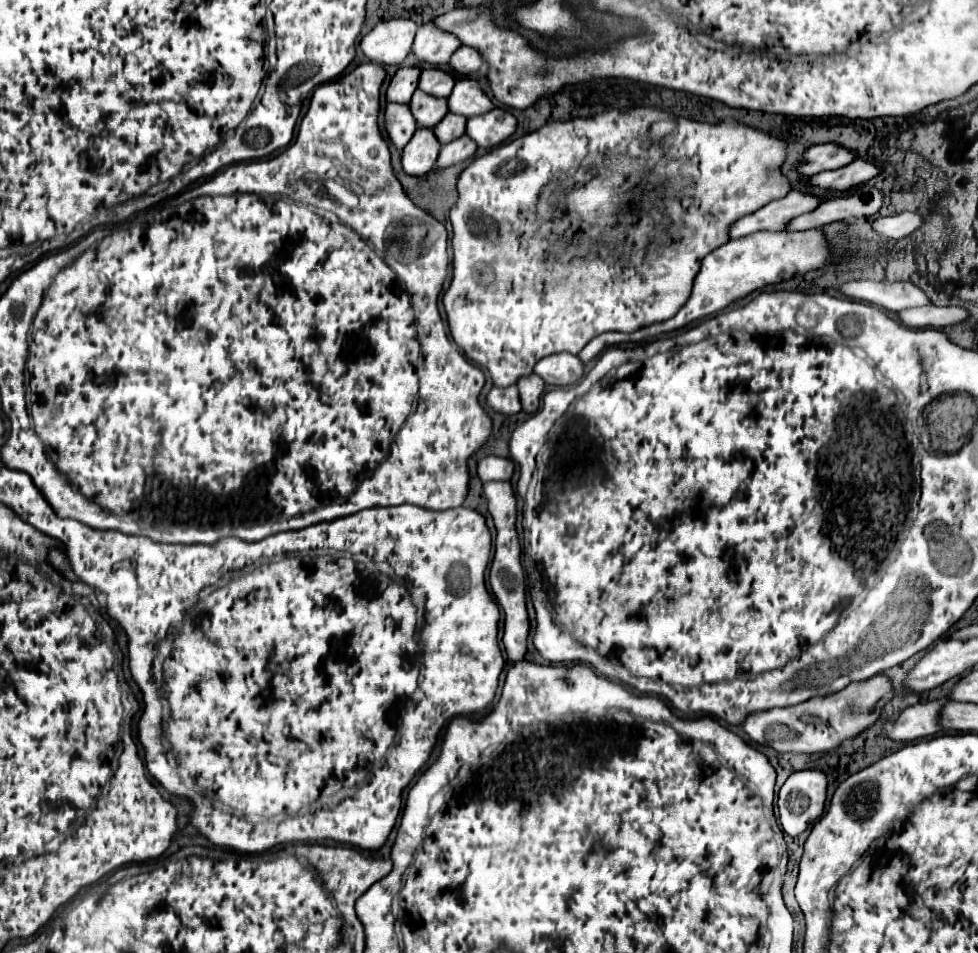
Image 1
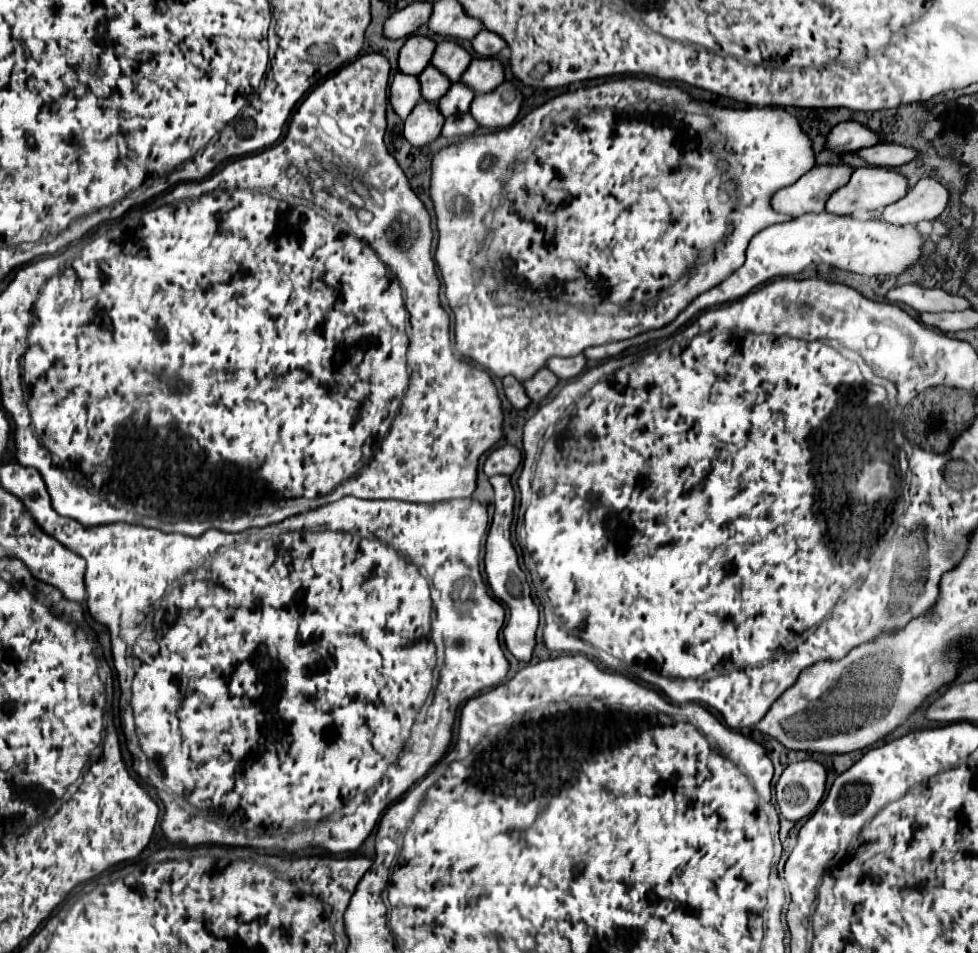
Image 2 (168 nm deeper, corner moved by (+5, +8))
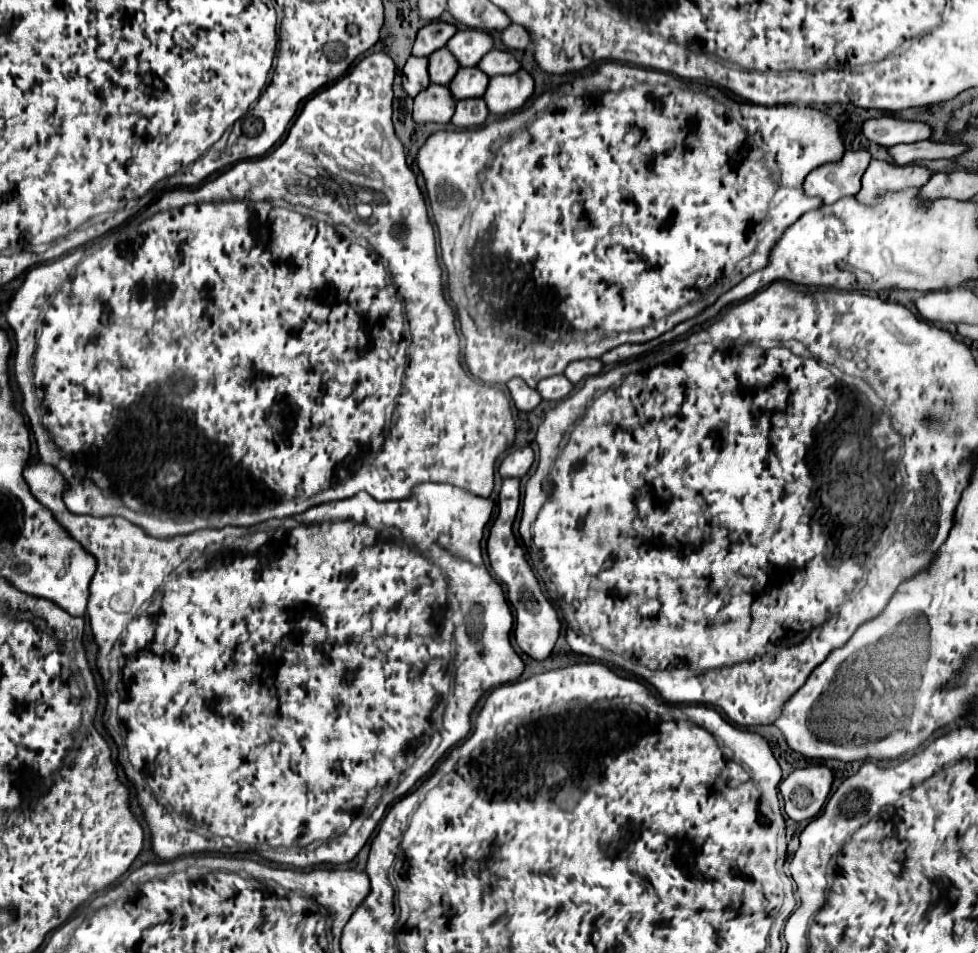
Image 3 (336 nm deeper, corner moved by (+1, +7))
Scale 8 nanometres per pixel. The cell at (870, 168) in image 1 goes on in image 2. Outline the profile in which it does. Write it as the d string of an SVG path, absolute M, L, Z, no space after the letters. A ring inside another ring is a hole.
M877 143L875 147L867 147L867 149L859 149L857 155L867 163L867 165L877 165L877 167L899 167L907 161L911 161L917 151L903 147L903 145L895 145L895 143Z

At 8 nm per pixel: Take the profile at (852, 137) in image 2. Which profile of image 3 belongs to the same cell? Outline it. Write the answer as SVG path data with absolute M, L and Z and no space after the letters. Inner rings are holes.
M881 116L867 120L863 124L863 134L881 146L895 146L895 144L909 144L927 140L931 136L931 126L925 122L911 122L911 120L899 120L891 116Z

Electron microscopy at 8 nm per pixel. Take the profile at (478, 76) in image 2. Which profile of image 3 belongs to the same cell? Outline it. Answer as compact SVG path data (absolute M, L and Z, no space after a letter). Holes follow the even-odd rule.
M493 48L483 56L479 62L479 68L491 78L491 76L501 76L501 74L513 74L521 68L521 62L509 52L509 50L497 50Z

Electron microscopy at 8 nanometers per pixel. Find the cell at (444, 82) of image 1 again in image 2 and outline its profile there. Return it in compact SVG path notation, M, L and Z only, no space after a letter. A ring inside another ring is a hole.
M445 41L445 43L437 45L437 49L431 57L431 65L435 69L439 69L443 75L447 75L447 79L451 83L459 81L459 77L463 75L463 71L467 69L469 63L471 63L471 55L453 41Z

